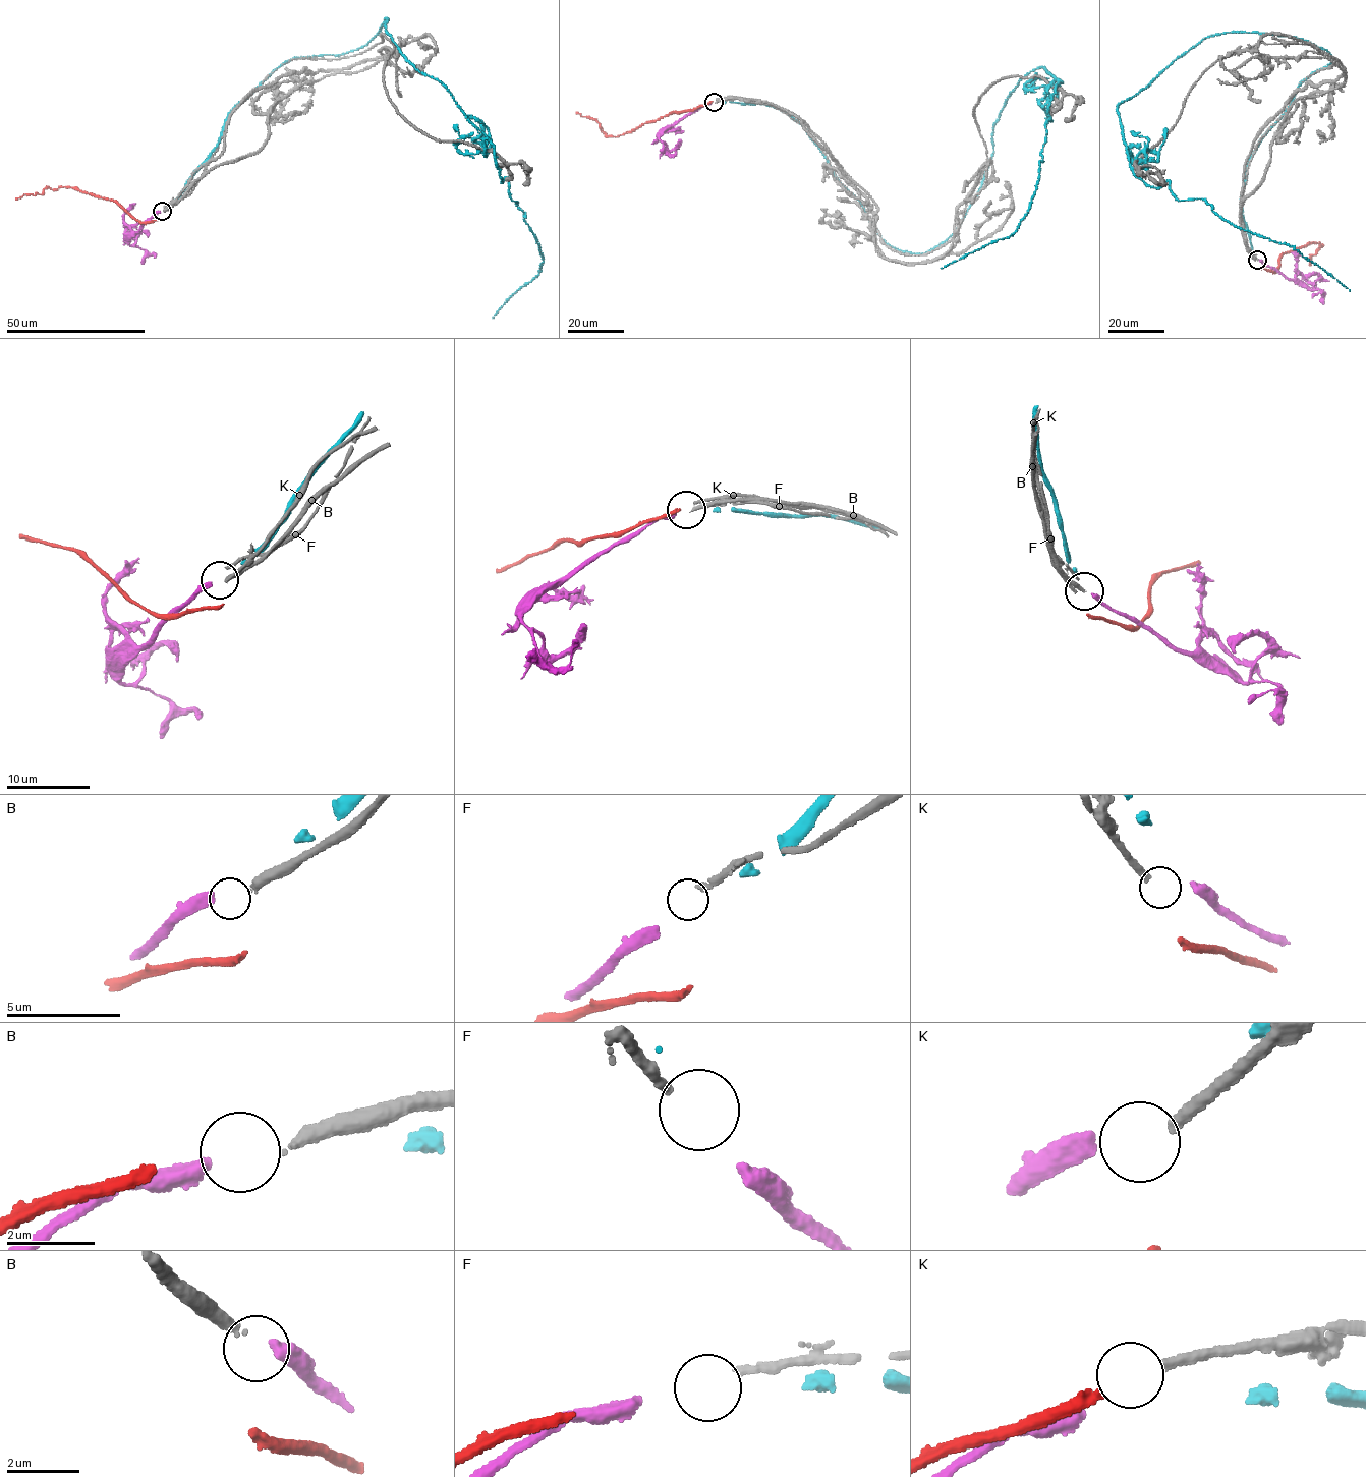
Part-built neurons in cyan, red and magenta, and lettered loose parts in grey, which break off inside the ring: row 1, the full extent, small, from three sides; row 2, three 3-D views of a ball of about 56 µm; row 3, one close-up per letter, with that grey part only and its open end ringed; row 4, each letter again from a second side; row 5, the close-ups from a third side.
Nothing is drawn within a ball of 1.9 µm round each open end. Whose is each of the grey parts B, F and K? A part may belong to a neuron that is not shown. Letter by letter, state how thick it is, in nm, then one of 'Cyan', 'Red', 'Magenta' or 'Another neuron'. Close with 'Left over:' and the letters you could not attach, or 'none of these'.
B: Thickness 280 nm. Another neuron
F: Thickness 220 nm. Another neuron
K: Thickness 280 nm. Another neuron
Left over: B, F, K

